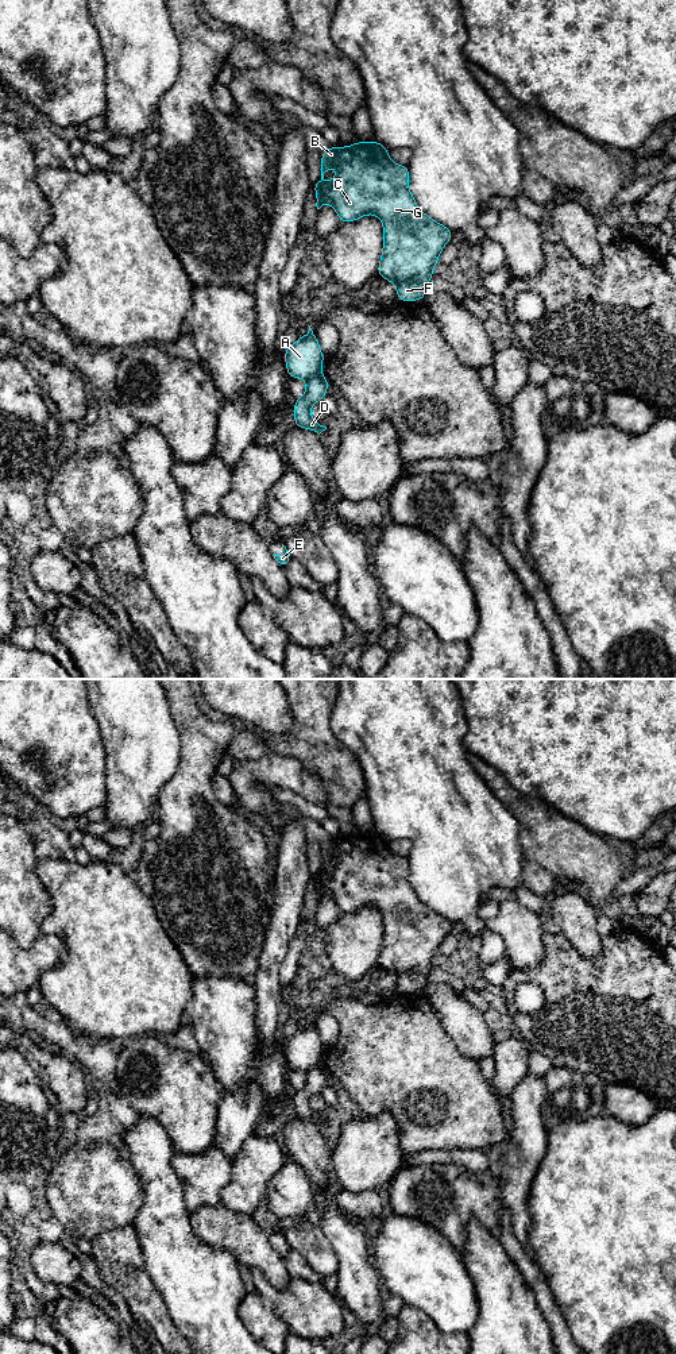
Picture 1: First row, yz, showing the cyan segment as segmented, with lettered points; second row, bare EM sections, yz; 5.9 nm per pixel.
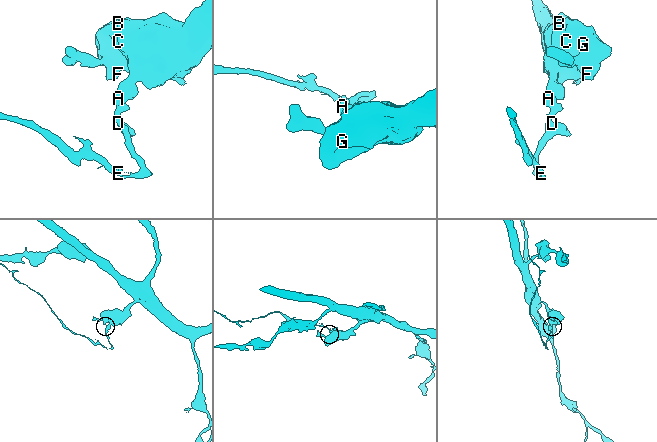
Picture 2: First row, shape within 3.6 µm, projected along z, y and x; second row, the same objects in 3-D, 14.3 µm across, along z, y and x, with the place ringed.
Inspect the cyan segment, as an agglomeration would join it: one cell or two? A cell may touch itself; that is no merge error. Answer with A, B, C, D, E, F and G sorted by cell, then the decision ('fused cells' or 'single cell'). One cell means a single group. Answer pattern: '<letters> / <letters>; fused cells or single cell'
A B C F G / D E; fused cells

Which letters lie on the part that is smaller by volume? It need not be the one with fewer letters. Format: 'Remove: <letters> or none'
Remove: D, E

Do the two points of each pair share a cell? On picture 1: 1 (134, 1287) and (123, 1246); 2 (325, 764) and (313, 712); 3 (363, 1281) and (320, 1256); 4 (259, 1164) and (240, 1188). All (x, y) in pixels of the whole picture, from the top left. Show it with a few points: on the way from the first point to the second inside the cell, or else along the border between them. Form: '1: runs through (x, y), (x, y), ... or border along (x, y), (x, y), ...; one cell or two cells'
1: runs through (127, 1277), (123, 1269), (123, 1256); one cell
2: runs through (320, 751), (313, 740), (313, 725); one cell
3: border along (325, 1237), (336, 1256), (336, 1272); two cells
4: runs through (254, 1169), (246, 1183); one cell

